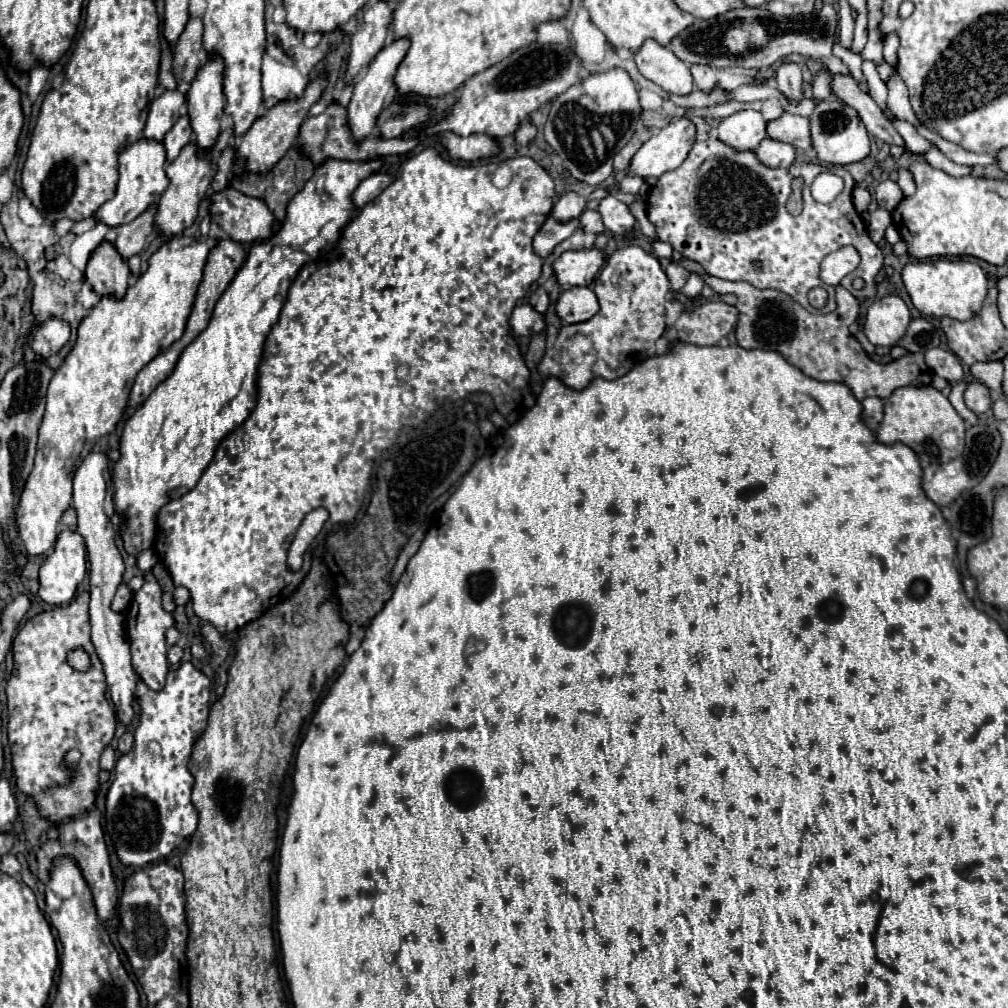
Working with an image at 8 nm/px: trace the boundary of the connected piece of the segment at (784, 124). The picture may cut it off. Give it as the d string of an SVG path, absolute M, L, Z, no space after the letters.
M784 112L778 120L768 122L768 136L788 142L794 148L812 150L812 138L810 138L810 120L804 116L794 116Z

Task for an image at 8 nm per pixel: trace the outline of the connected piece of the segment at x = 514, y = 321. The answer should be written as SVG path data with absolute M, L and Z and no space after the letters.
M522 304L522 306L514 308L512 318L510 318L510 326L512 326L512 334L528 336L528 334L544 332L546 320L544 320L544 314L536 312L530 304Z

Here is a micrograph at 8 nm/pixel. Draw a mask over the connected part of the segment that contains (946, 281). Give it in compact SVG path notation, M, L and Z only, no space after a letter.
M950 257L934 258L934 260L920 260L920 262L910 262L904 266L902 270L902 280L904 286L912 298L914 308L924 314L924 316L938 316L938 318L954 318L954 320L972 320L972 316L976 316L976 312L980 312L982 302L986 298L988 292L988 278L984 274L984 270L980 268L975 260L966 260L959 258L950 260Z

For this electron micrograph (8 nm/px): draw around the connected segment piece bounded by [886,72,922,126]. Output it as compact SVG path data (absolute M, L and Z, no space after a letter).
M898 72L888 80L888 110L898 118L898 120L906 120L914 126L922 126L916 112L912 112L912 104L908 100L908 90L906 84L902 82L902 78L898 76Z

